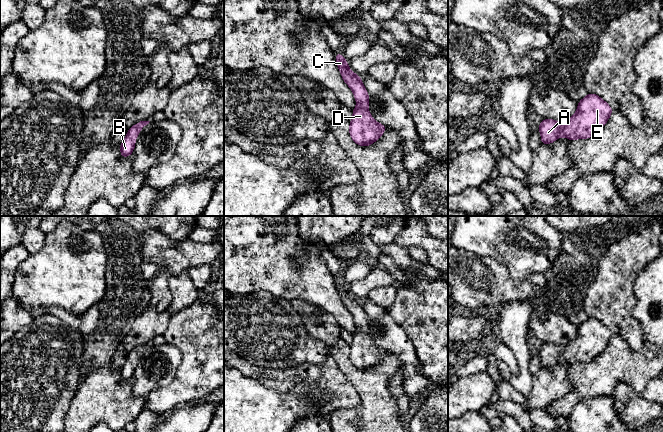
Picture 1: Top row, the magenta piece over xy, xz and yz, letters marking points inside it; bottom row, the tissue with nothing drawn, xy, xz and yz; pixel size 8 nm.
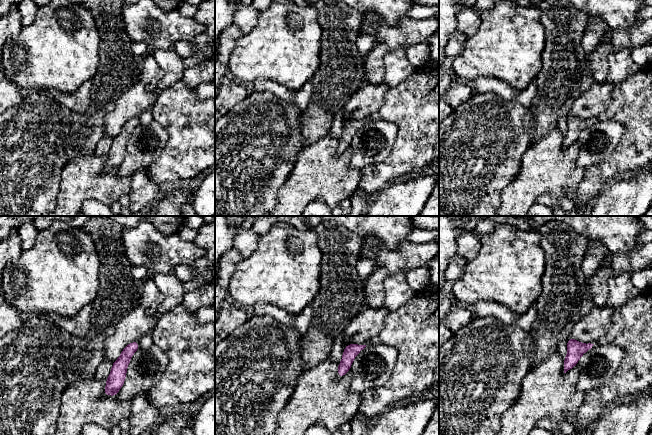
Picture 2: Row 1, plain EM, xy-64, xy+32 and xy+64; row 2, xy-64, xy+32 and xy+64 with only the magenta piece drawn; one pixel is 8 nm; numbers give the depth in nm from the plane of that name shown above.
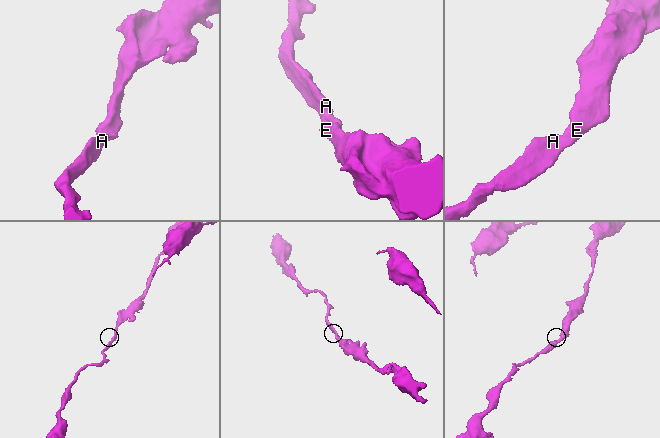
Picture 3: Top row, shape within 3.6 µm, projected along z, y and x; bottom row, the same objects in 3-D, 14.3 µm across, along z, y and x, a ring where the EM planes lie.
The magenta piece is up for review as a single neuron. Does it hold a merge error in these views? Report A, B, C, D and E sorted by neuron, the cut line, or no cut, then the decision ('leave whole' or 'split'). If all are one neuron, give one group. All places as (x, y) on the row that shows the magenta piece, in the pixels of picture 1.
groups A B C D E; cut none; leave whole

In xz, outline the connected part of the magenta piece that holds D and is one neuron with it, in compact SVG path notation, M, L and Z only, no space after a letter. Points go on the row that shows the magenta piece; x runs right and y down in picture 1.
M335 53L335 56L343 81L351 88L357 102L350 120L349 134L359 146L372 145L383 135L387 127L376 122L367 109L369 94L361 81L361 77L350 70L348 62L341 53Z

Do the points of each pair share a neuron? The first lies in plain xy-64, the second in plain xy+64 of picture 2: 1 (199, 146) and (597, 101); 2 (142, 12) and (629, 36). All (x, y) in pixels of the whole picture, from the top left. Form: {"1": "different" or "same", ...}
{"1": "different", "2": "same"}

